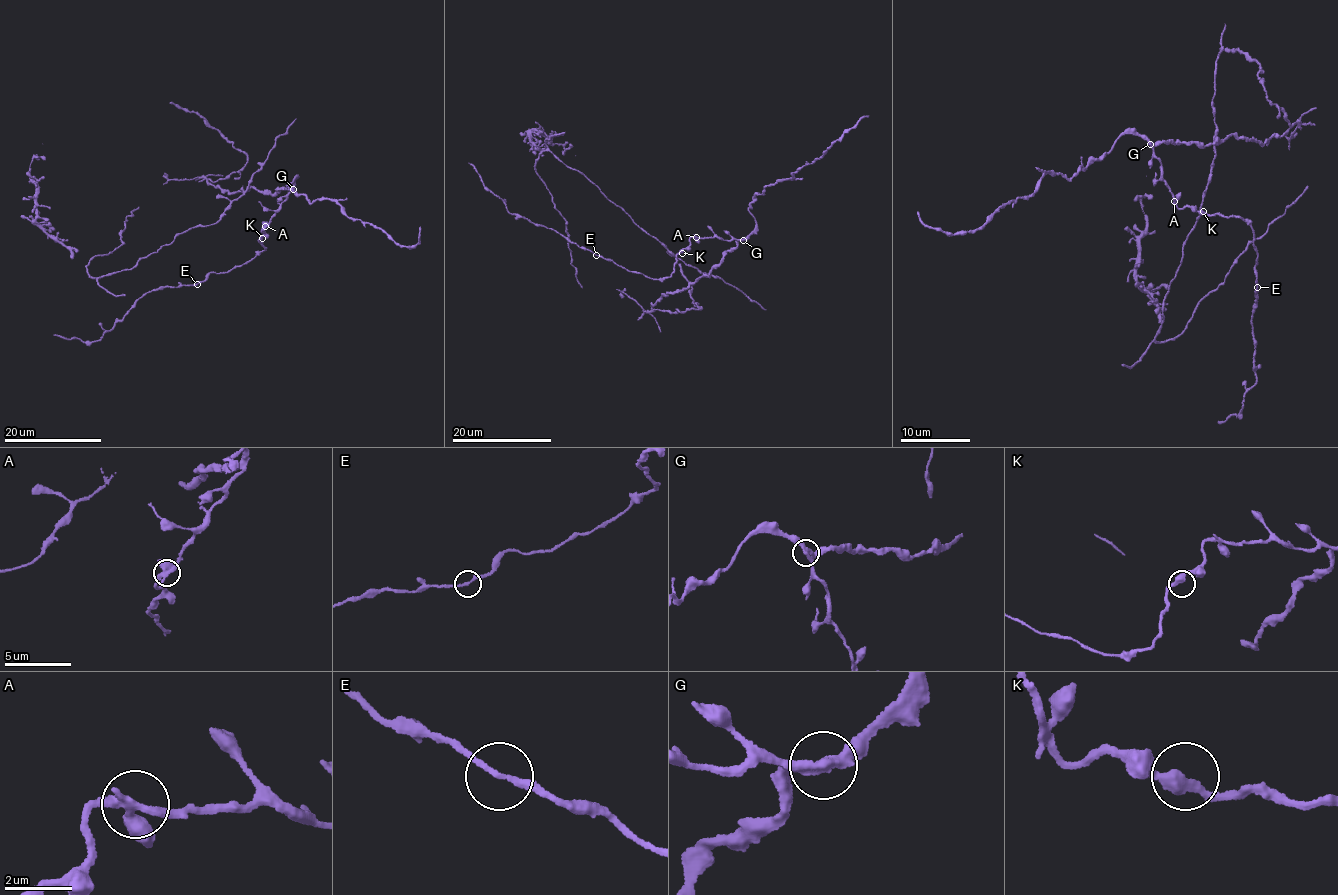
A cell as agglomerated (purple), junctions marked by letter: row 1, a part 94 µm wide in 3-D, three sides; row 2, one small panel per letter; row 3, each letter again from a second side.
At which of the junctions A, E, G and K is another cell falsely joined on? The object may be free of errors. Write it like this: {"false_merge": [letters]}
{"false_merge": ["G"]}

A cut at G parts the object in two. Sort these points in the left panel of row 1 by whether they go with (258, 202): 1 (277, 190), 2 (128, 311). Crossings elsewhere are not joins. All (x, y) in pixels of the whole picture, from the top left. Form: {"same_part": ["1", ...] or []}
{"same_part": ["2"]}

